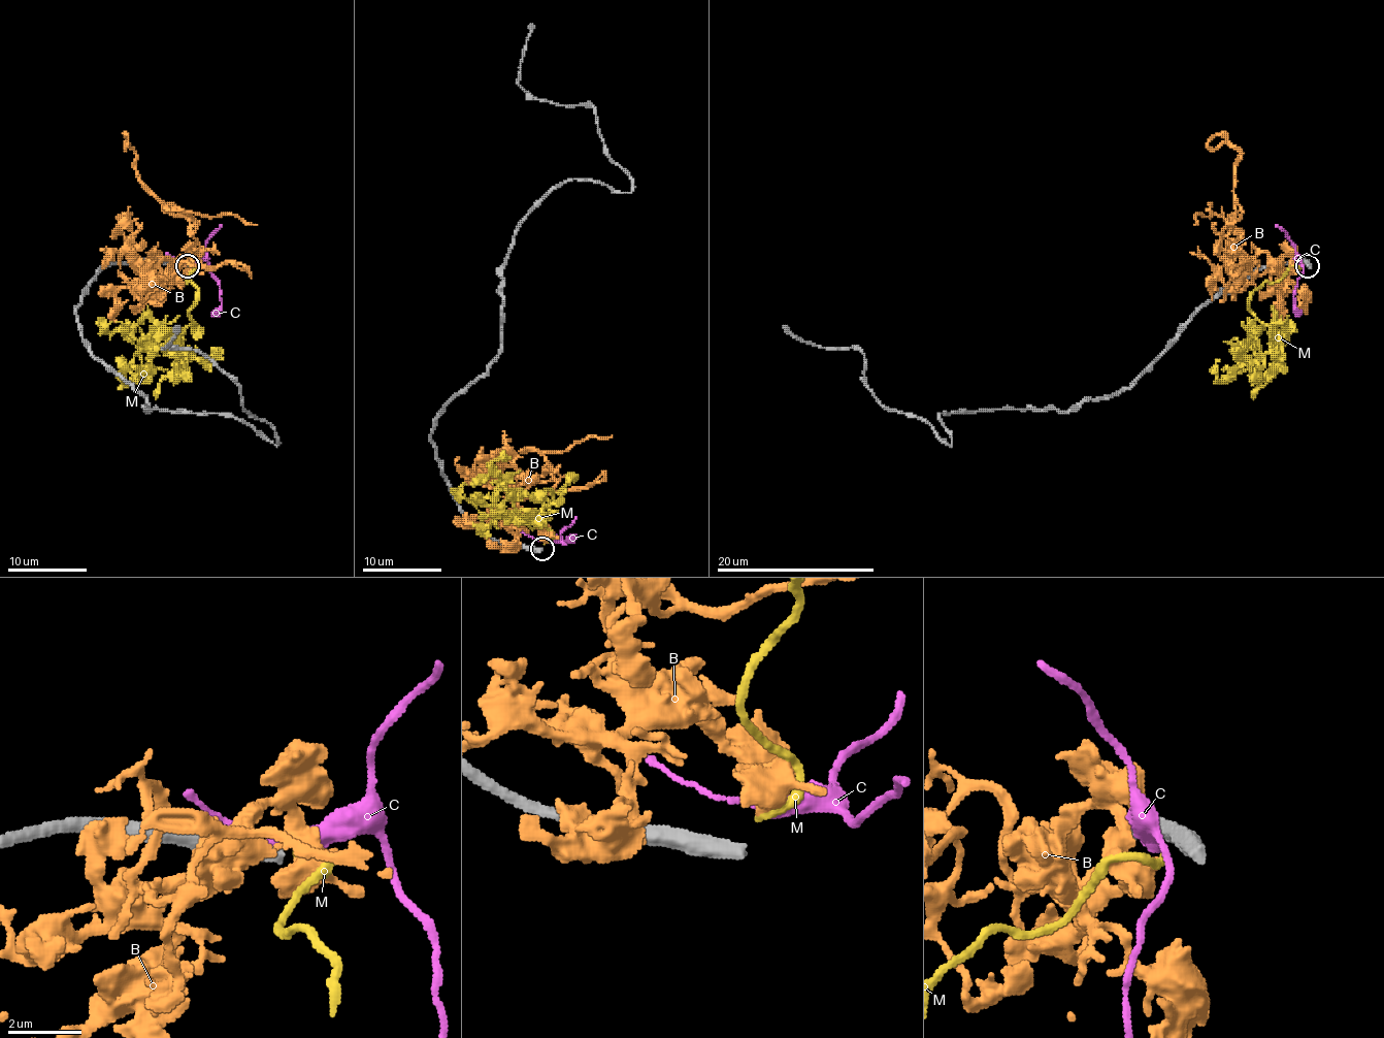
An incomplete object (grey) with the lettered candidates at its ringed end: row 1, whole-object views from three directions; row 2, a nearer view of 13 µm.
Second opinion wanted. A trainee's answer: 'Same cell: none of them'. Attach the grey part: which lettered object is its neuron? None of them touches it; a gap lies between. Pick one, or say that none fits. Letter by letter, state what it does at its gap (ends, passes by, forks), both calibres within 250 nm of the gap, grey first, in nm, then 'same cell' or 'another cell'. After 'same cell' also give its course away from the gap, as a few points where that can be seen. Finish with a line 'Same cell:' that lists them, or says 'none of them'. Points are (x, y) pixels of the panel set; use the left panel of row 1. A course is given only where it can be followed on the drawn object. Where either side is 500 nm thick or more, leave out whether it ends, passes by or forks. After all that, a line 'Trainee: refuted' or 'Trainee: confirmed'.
B: it ends there; 440 nm thick on the grey side, 480 nm on the other; another cell
C: it passes by; 440 nm thick on the grey side, 380 nm on the other; another cell
M: it ends there; 440 nm thick on the grey side, 200 nm on the other; another cell
Same cell: none of them
Trainee: confirmed

